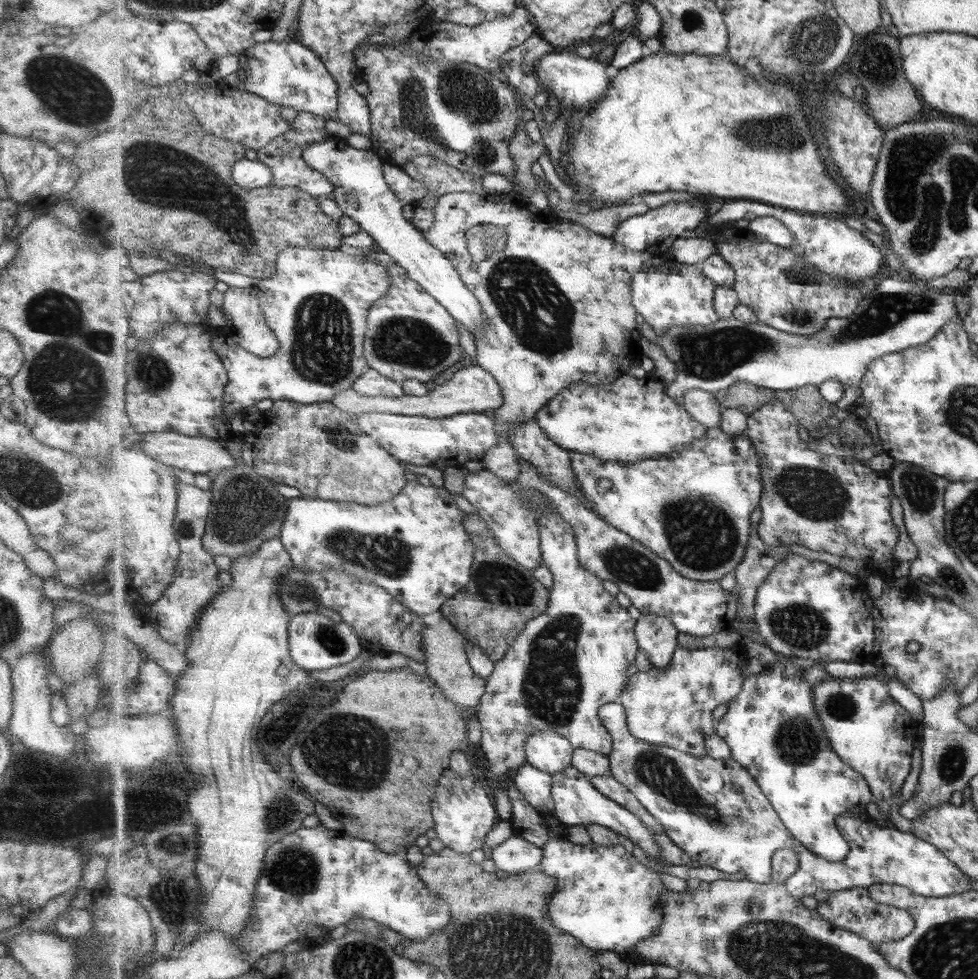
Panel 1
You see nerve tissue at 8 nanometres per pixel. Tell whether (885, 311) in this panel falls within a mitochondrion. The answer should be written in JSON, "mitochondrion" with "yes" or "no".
{"mitochondrion":"yes"}

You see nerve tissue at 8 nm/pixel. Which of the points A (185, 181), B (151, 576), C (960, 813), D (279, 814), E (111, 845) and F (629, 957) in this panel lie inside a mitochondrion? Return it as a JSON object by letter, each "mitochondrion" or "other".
{"A":"mitochondrion","B":"other","C":"other","D":"mitochondrion","E":"other","F":"other"}

